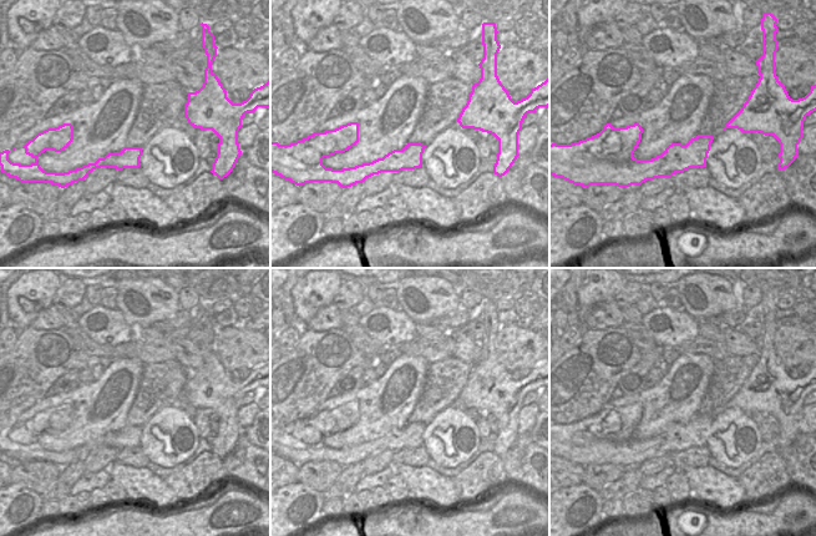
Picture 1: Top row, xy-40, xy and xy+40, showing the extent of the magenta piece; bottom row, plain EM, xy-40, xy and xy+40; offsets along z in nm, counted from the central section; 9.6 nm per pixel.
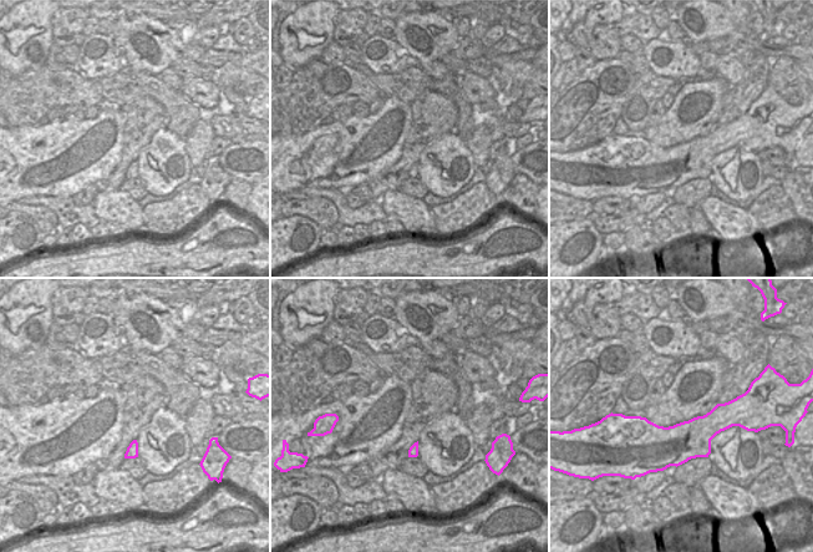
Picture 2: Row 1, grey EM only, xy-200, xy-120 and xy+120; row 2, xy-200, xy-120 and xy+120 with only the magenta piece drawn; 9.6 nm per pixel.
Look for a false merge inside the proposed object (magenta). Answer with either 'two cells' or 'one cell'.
one cell

